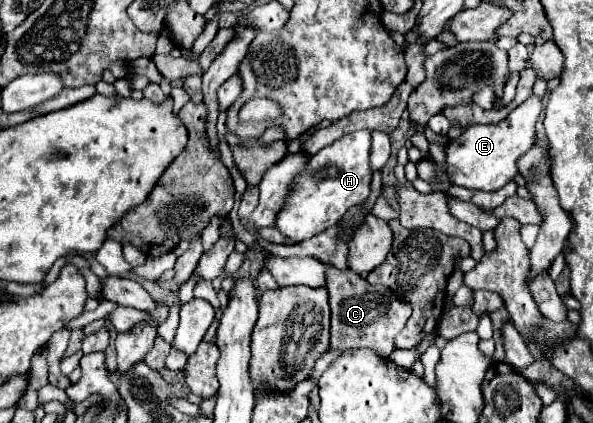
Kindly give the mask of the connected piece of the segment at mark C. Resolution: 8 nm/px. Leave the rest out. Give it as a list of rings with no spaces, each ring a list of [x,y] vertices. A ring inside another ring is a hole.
[[[326,265],[326,281],[332,309],[332,329],[330,329],[330,349],[346,351],[368,347],[378,355],[388,357],[396,345],[394,337],[404,329],[412,309],[406,301],[400,301],[392,289],[384,285],[370,285],[366,279],[356,275],[352,269],[338,271],[332,265]]]

